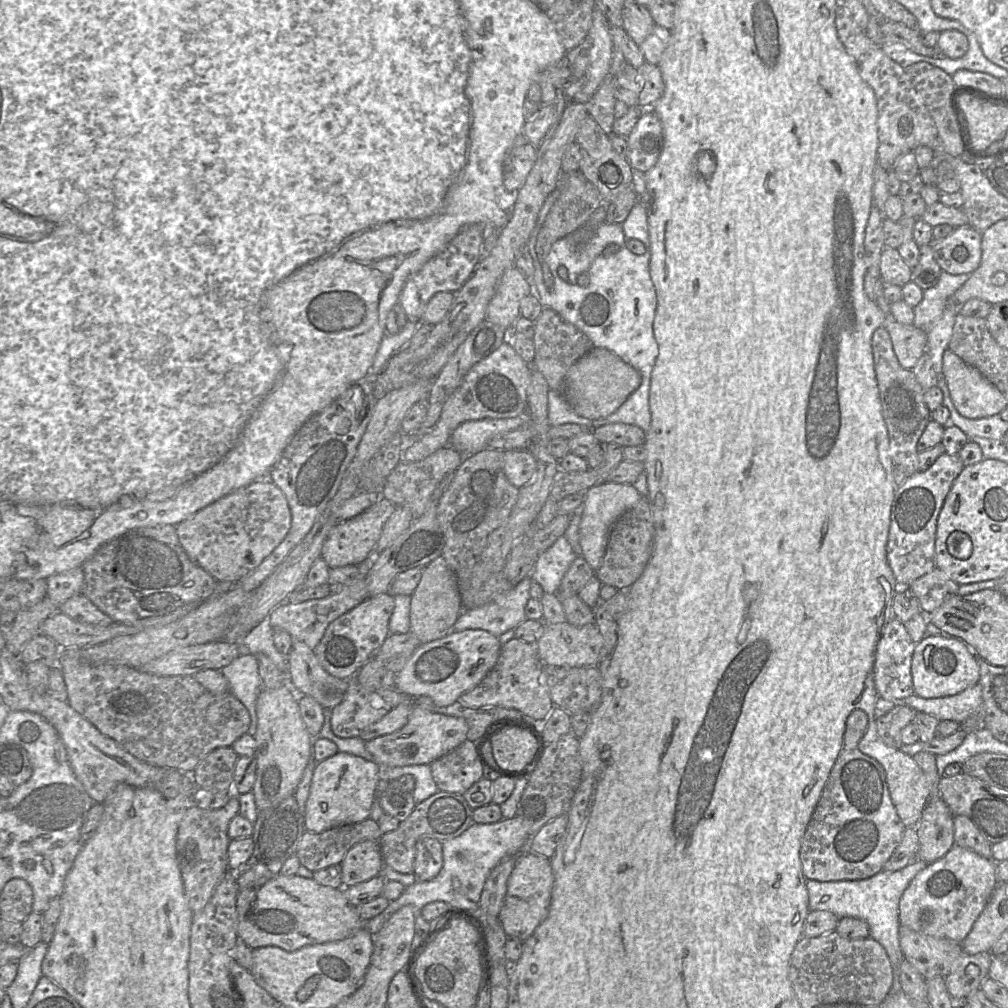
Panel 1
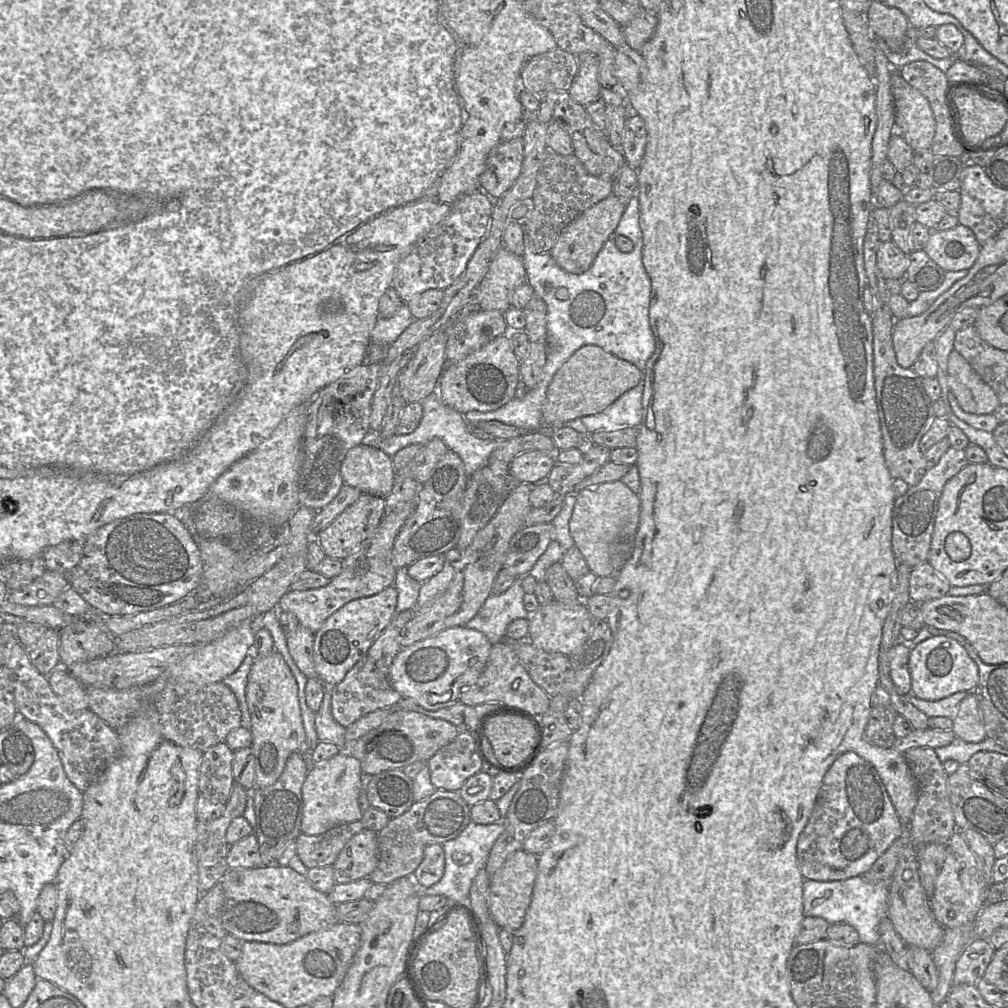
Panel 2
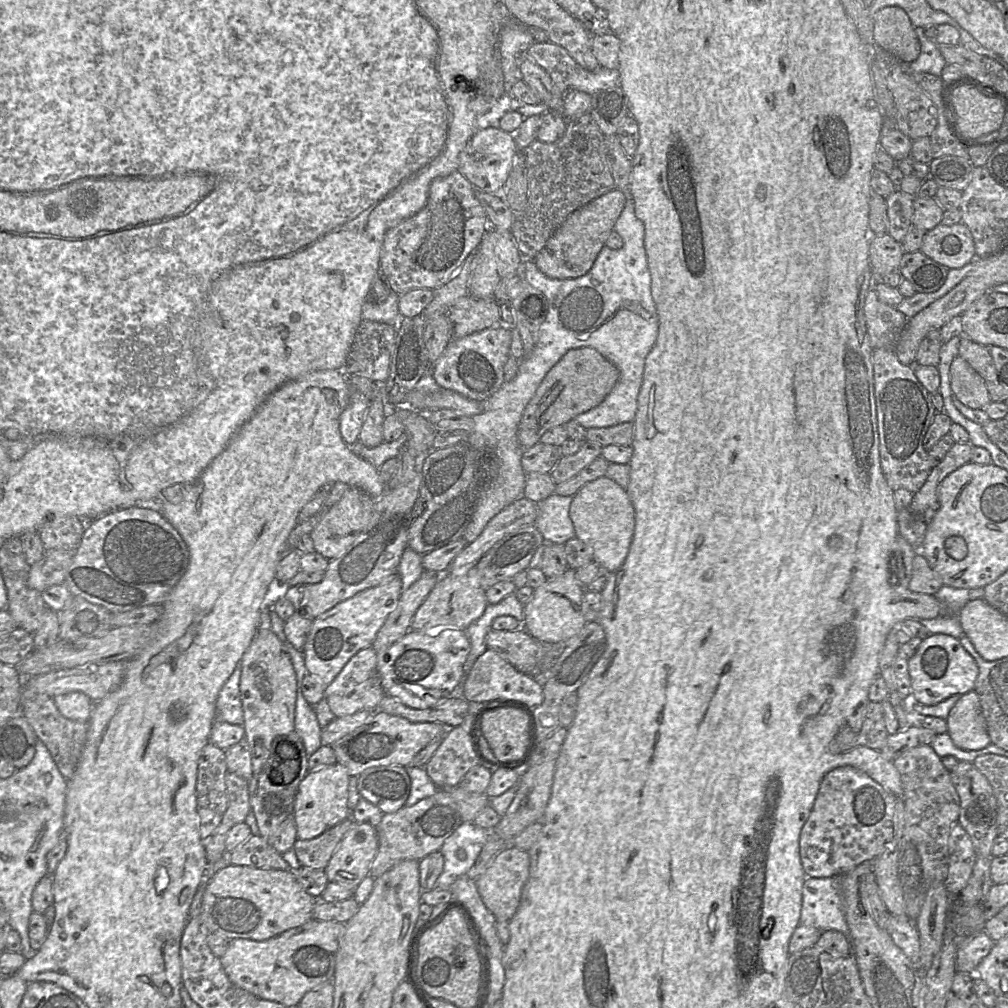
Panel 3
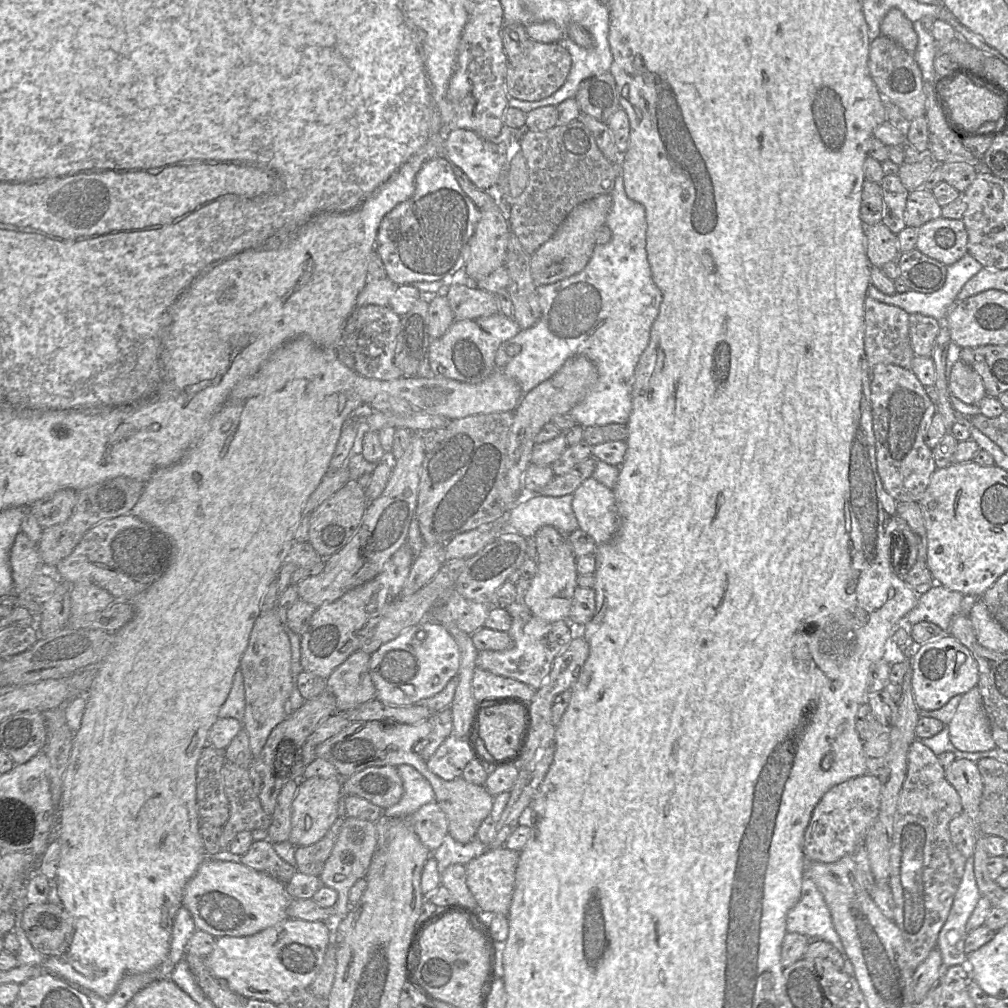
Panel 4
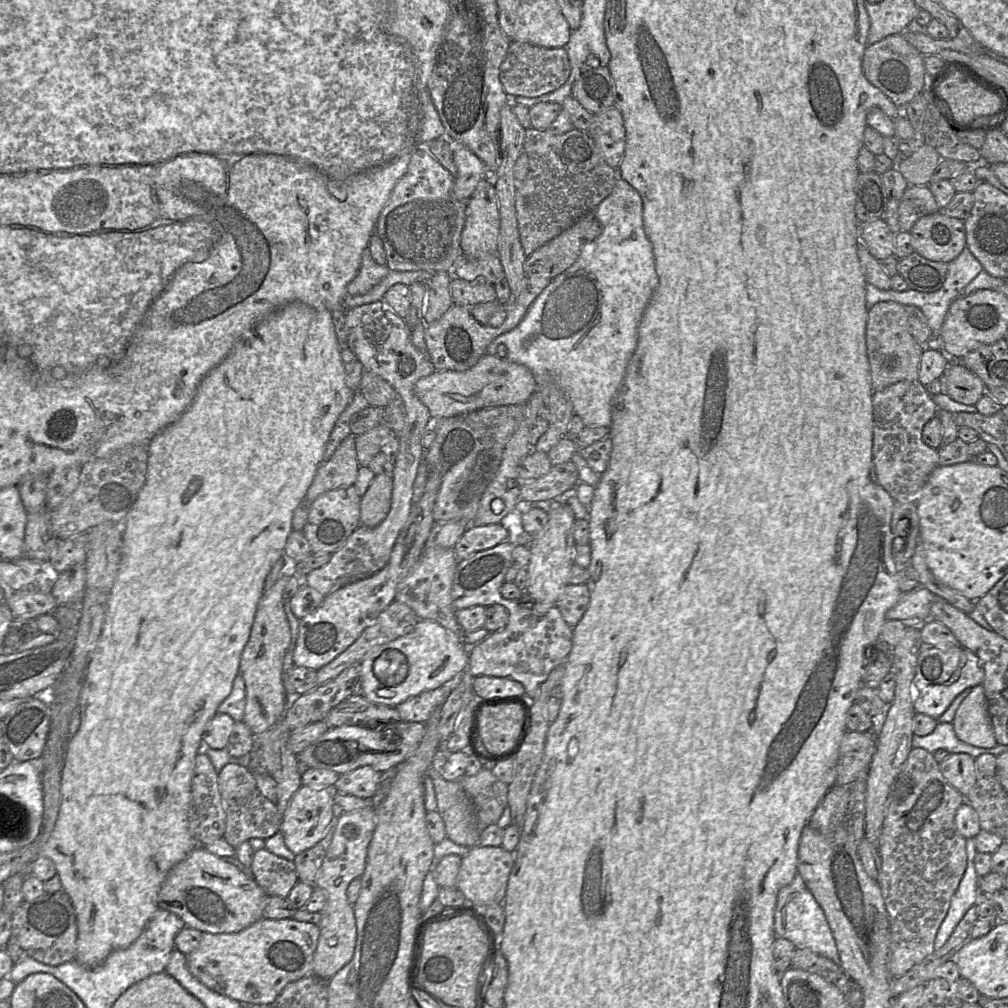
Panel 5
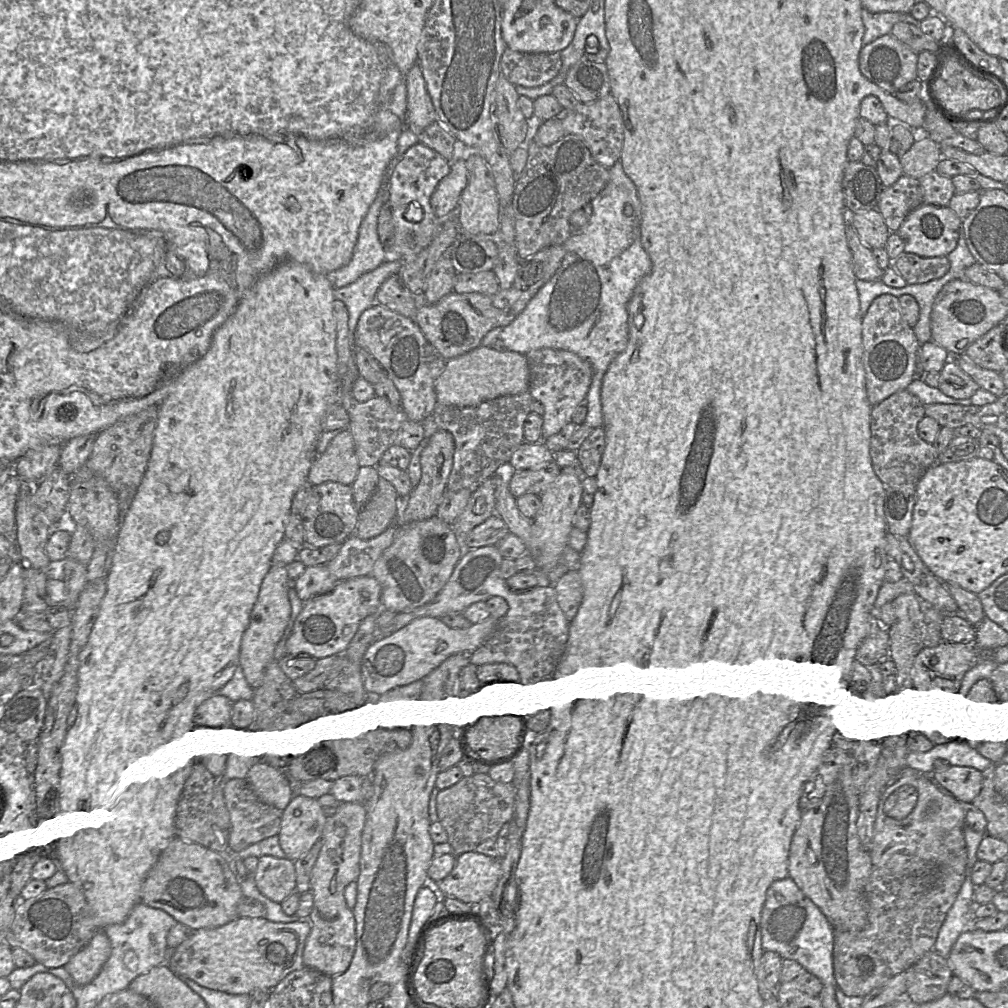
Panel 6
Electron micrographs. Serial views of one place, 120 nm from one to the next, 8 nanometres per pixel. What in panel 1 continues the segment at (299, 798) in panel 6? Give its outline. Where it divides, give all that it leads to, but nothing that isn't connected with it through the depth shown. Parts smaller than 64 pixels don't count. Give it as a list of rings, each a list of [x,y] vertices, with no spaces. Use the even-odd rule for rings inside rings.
[[[338,751],[318,762],[305,806],[305,829],[321,833],[333,827],[358,823],[370,817],[379,779],[380,767],[377,763],[350,753]]]

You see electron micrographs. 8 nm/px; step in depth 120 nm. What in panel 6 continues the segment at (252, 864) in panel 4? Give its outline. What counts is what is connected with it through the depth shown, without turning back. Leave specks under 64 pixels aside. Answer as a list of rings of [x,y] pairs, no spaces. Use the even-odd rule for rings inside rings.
[[[262,855],[258,858],[255,882],[258,890],[273,902],[282,903],[296,891],[294,861]]]

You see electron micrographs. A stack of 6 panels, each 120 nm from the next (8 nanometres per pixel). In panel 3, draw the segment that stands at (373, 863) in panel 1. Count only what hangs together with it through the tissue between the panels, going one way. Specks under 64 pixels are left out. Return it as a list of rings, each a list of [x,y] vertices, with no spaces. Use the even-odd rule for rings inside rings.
[[[354,822],[324,869],[328,881],[355,889],[366,876],[370,875],[371,864],[378,847],[376,828],[369,823]]]

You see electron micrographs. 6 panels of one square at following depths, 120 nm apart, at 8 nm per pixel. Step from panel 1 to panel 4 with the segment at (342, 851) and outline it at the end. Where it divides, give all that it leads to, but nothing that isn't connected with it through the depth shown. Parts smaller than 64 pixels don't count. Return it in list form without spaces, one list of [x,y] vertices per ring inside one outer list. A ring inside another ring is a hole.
[[[338,817],[328,832],[318,842],[309,846],[296,847],[297,871],[314,876],[321,874],[338,837],[344,818]]]

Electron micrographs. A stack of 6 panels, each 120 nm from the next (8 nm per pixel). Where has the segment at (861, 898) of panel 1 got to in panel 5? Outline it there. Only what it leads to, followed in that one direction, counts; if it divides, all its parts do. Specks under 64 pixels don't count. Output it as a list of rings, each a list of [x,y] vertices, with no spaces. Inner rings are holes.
[[[798,873],[790,884],[778,892],[774,912],[774,930],[776,938],[787,939],[798,949],[810,949],[831,959],[841,968],[840,956],[825,914]]]

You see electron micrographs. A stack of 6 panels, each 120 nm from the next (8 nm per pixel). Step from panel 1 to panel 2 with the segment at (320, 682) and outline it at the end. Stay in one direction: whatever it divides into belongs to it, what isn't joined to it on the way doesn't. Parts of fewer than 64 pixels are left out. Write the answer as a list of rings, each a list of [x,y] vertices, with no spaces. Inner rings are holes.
[[[299,625],[297,630],[287,637],[291,656],[308,679],[318,678],[314,663],[314,635],[311,630]]]

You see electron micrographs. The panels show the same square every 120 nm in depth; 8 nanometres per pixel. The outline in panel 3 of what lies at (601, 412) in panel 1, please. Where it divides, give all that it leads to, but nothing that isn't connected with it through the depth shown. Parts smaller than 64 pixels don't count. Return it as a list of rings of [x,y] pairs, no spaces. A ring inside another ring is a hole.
[[[592,347],[570,349],[548,371],[537,388],[534,396],[525,407],[518,427],[518,440],[523,449],[534,446],[540,442],[541,436],[551,428],[565,425],[577,415],[599,405],[612,391],[619,379],[619,370],[607,358]]]

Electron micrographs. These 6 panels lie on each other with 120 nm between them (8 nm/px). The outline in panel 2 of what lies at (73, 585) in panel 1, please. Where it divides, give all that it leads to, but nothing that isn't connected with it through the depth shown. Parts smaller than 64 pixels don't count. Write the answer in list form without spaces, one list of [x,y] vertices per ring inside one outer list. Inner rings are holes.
[[[69,540],[47,547],[42,553],[46,569],[69,575],[83,556],[84,543]]]

